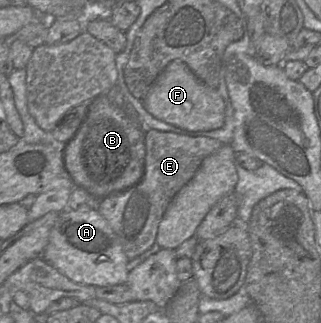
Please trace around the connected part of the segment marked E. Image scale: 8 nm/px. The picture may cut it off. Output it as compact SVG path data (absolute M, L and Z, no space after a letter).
M146 129L144 175L141 181L128 193L102 201L97 208L118 237L129 261L153 246L159 223L173 197L193 178L203 160L221 146L223 143L213 138Z

